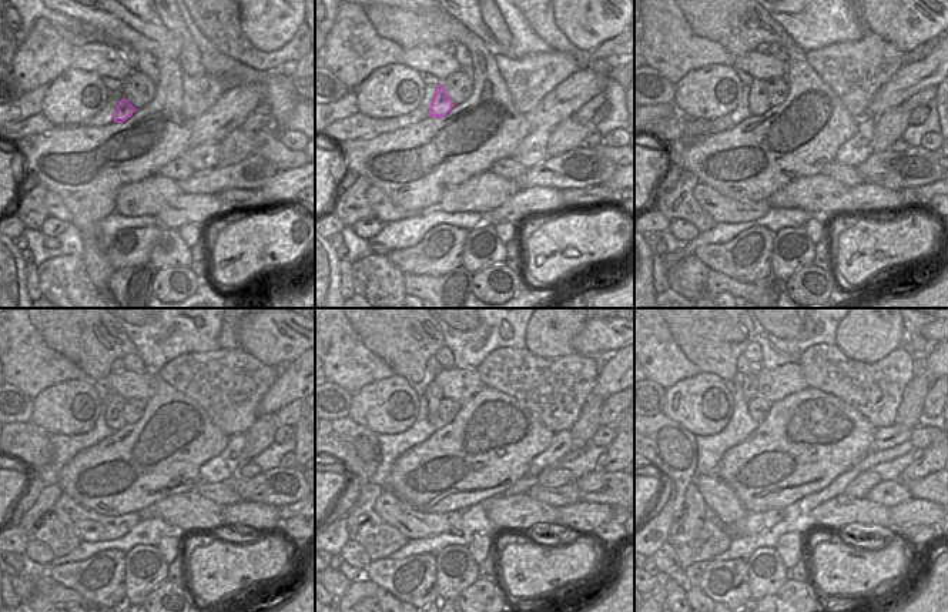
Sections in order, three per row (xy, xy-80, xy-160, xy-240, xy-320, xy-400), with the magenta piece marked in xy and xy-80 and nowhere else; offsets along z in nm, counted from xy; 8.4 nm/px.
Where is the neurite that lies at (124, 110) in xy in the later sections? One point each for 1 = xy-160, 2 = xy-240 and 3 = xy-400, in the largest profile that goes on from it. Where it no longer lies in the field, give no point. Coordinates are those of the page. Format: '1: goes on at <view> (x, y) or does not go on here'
1: goes on at xy-160 (759, 103)
2: goes on at xy-240 (114, 403)
3: goes on at xy-400 (750, 383)

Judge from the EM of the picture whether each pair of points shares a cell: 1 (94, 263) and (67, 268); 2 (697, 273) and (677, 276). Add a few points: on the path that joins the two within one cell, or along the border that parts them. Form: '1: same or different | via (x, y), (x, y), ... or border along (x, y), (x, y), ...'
1: different | border along (80, 256), (84, 270), (99, 293)
2: same | via (693, 274), (682, 276)

